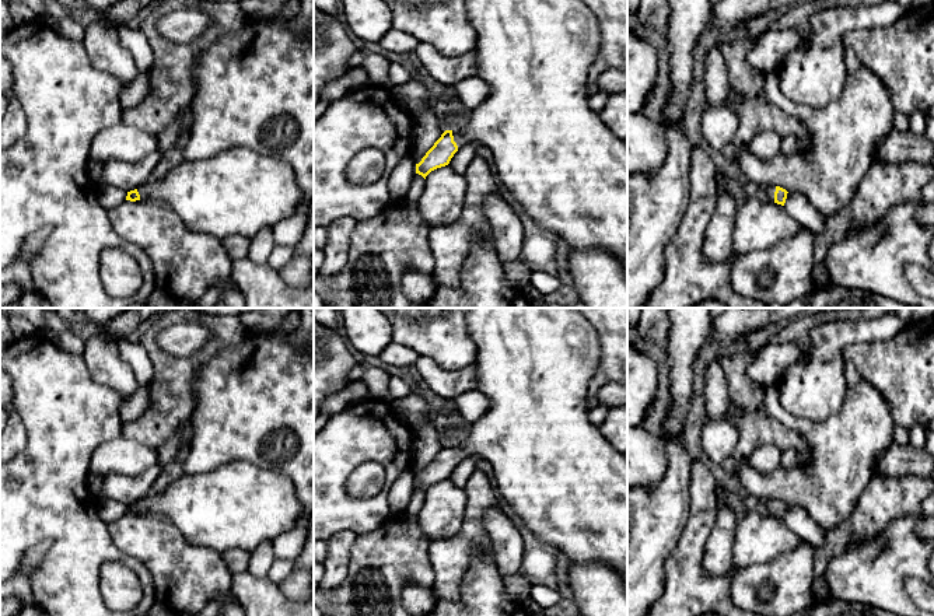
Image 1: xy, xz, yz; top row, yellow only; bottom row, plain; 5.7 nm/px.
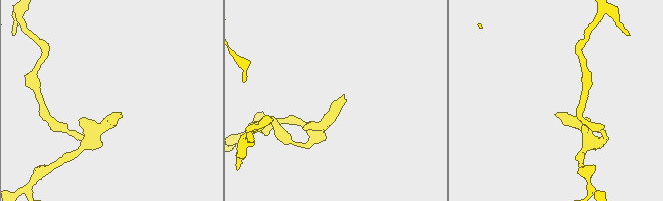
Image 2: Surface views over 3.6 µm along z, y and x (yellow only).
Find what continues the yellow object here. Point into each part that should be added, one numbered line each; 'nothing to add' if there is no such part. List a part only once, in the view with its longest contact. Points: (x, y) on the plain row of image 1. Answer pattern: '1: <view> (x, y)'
1: xz (566, 483)

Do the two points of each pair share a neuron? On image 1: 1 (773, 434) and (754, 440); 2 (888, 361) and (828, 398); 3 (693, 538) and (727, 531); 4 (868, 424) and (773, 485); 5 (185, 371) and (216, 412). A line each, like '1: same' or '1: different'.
1: same
2: different
3: different
4: same
5: different

